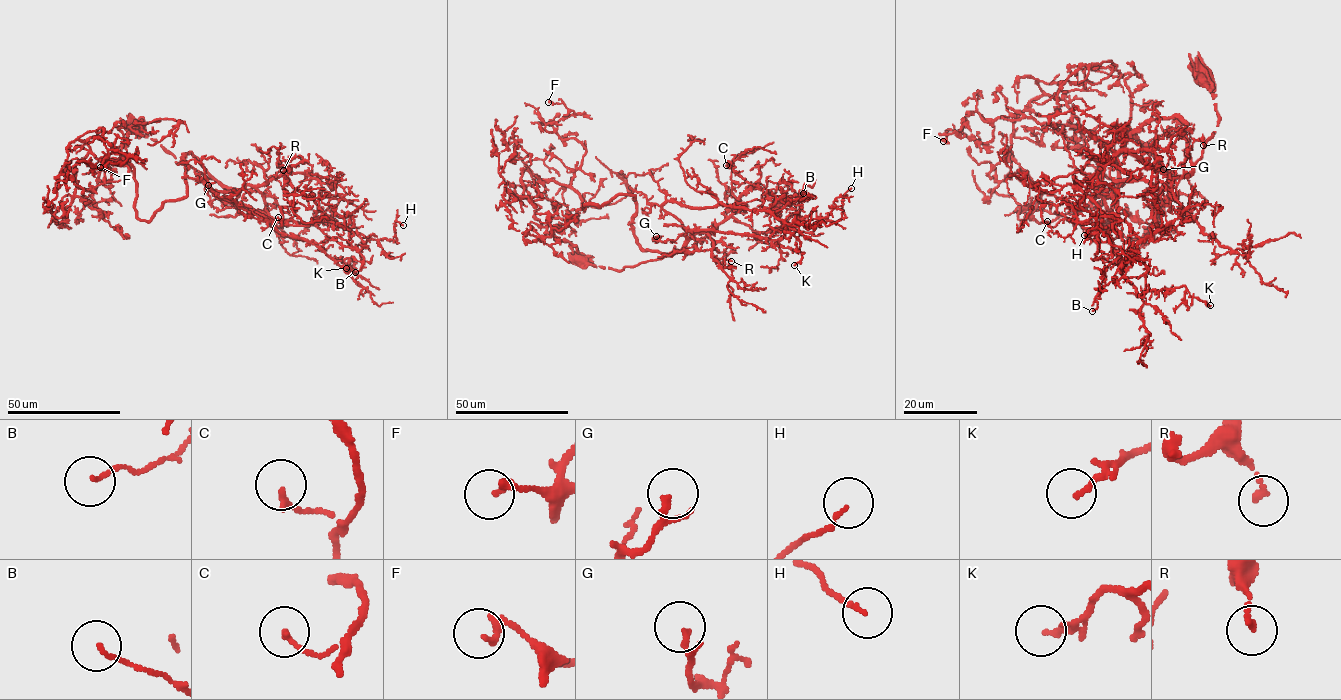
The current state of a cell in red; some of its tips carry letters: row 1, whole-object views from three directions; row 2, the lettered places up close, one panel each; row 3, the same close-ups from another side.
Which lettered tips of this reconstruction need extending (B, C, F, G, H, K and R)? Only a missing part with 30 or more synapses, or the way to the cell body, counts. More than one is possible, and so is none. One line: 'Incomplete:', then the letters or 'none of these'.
Incomplete: none of these

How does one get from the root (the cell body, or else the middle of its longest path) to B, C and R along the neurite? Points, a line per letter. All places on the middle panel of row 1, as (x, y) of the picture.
B: (582, 260), (621, 270), (663, 258), (722, 223), (752, 186), (765, 194), (768, 212), (812, 196), (803, 193)
C: (582, 260), (621, 270), (674, 254), (694, 234), (710, 232), (743, 193), (759, 187), (726, 165)
R: (582, 260), (621, 270), (674, 254), (694, 234), (705, 232), (717, 251), (728, 254), (726, 259), (731, 261)

